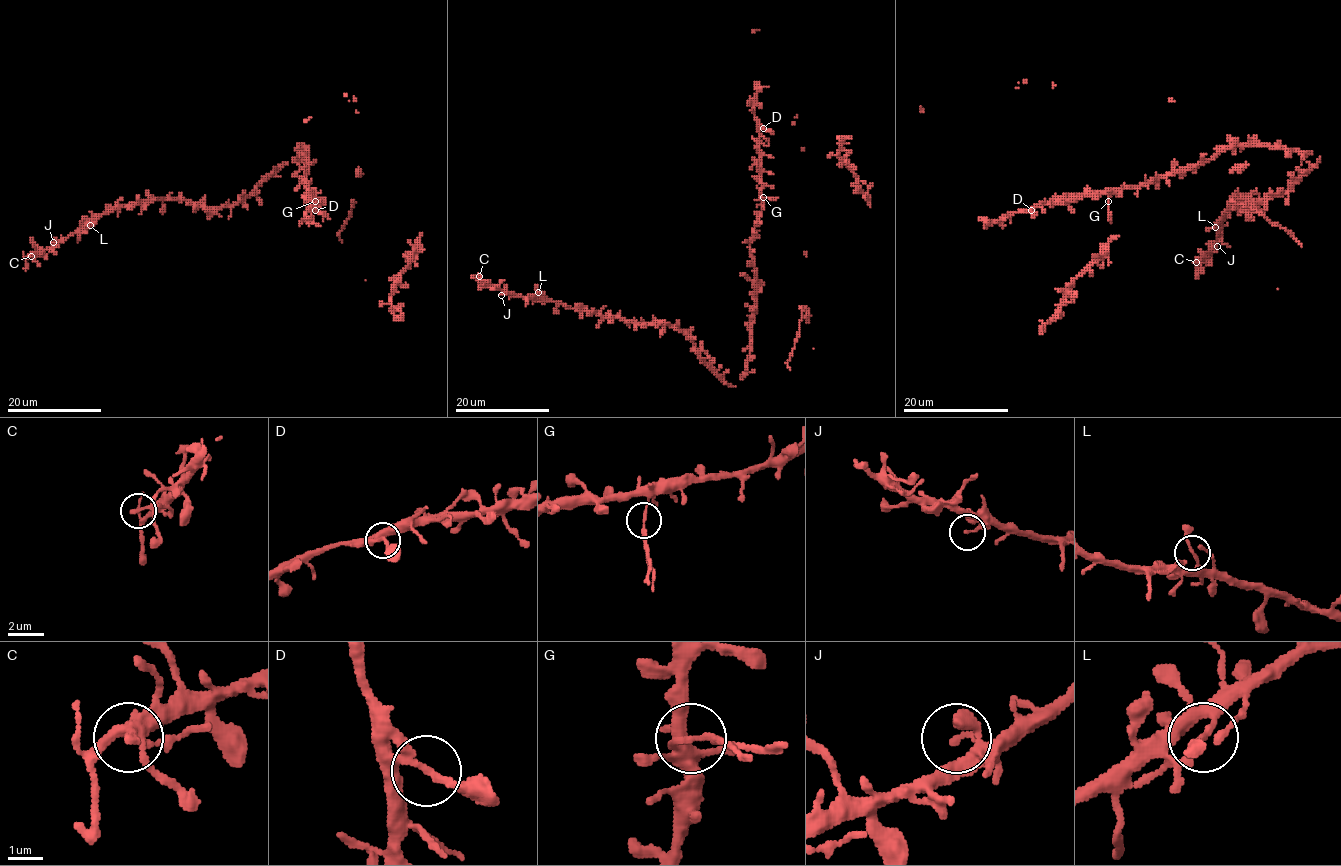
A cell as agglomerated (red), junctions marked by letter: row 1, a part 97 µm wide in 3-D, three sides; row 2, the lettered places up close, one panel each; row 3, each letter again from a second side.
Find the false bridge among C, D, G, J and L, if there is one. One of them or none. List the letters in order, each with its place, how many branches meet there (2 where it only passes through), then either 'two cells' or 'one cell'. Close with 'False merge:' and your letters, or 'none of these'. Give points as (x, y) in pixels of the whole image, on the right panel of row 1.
C: place (1196, 262); branches 2; one cell
D: place (1031, 210); branches 2; one cell
G: place (1108, 201); branches 2; two cells
J: place (1217, 246); branches 1; one cell
L: place (1215, 227); branches 2; one cell
False merge: G

